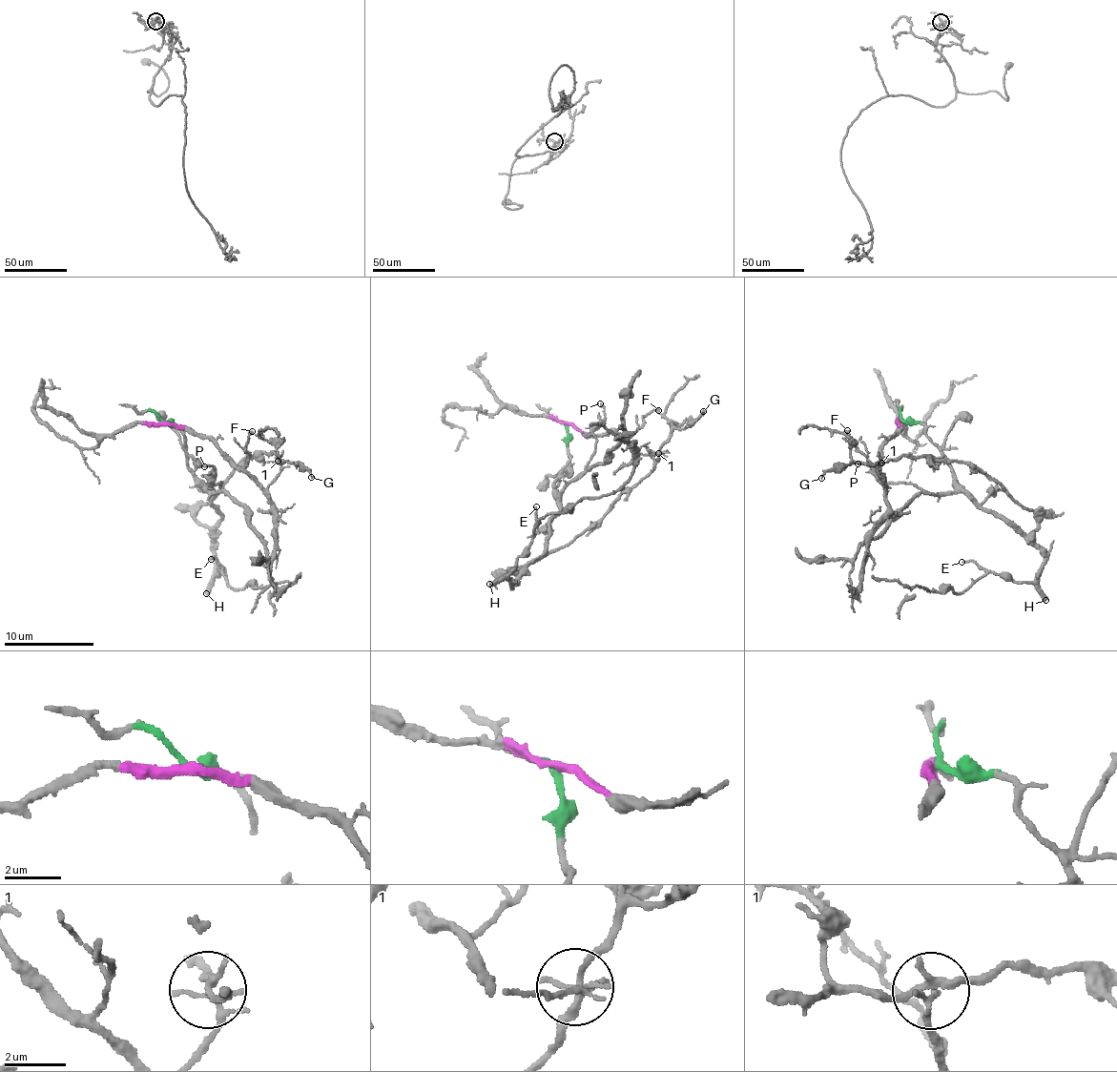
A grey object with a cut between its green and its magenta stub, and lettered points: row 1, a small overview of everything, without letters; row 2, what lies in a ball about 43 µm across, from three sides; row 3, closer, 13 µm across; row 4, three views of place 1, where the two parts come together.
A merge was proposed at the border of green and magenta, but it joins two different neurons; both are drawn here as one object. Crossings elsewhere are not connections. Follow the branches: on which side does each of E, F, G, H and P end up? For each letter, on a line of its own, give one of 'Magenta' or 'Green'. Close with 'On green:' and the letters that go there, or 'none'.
E: Green
F: Magenta
G: Green
H: Green
P: Green
On green: E, G, H, P

